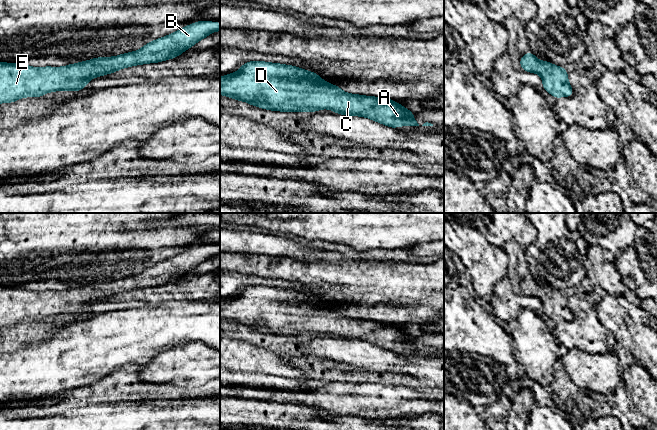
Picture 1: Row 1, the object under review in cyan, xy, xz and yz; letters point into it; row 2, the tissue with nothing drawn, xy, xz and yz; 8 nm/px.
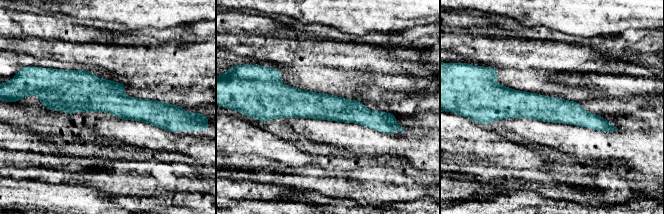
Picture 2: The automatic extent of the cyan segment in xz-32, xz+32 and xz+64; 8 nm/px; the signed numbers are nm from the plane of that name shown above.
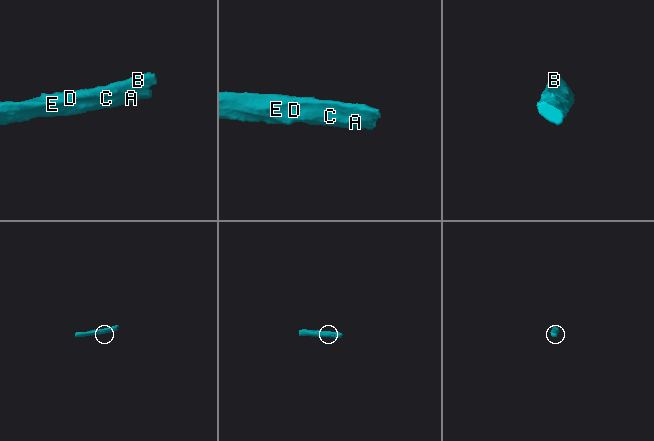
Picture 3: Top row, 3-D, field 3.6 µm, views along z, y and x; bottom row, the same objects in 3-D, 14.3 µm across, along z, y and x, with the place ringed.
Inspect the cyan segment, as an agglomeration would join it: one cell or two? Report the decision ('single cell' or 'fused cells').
single cell

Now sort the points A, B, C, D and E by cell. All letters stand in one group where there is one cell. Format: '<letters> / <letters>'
A B C D E

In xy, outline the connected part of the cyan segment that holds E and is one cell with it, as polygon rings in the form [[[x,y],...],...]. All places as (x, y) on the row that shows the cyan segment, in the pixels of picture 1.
[[[198,21],[186,27],[181,27],[172,34],[153,40],[137,51],[113,57],[93,58],[63,67],[46,66],[35,68],[20,63],[0,62],[0,103],[12,103],[24,97],[42,97],[45,93],[60,90],[80,91],[86,87],[85,85],[91,79],[98,76],[115,73],[122,68],[158,63],[176,58],[190,47],[193,47],[198,41],[206,38],[215,31],[220,31],[220,23]]]

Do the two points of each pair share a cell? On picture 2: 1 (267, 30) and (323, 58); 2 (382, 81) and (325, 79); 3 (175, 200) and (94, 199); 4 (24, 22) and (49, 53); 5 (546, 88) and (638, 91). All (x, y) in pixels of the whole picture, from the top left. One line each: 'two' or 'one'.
1: two
2: two
3: two
4: two
5: two

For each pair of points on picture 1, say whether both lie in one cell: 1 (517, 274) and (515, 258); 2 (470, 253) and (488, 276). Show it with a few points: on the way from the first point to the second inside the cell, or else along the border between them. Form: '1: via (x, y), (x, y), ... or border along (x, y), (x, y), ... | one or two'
1: via (517, 270), (517, 262) | one
2: via (477, 256), (485, 264), (485, 269) | one

